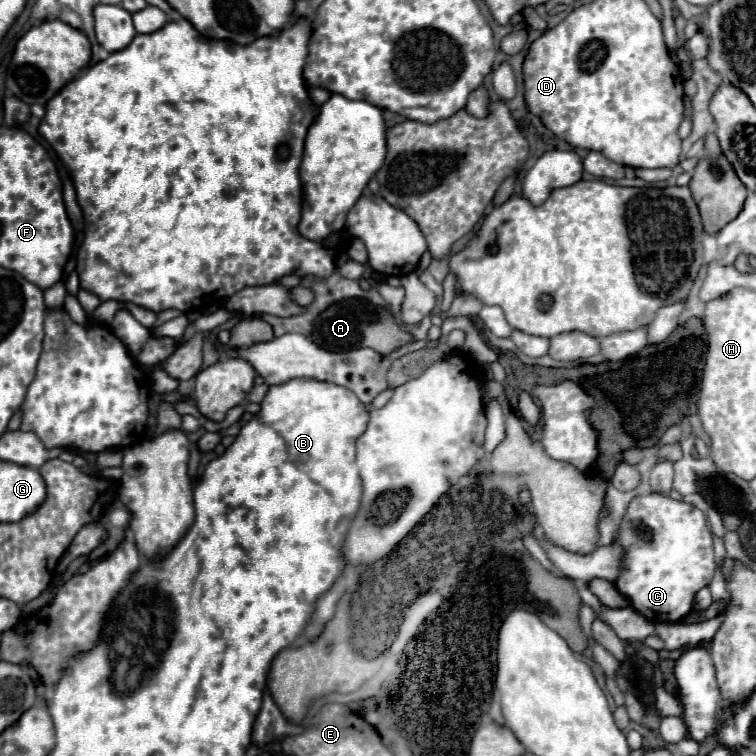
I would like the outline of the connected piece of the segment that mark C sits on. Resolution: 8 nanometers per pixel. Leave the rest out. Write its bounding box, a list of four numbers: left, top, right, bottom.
[616,494,716,622]

